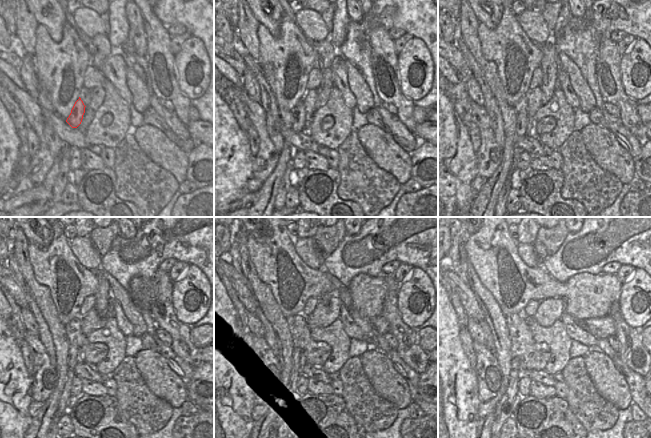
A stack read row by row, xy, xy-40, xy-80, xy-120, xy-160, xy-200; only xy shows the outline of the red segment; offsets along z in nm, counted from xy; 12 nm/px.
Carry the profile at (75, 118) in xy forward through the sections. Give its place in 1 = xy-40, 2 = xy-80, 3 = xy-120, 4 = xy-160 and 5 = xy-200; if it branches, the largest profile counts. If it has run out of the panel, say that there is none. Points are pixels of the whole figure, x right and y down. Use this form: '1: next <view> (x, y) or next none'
1: next xy-40 (299, 115)
2: next xy-80 (522, 118)
3: next xy-120 (73, 350)
4: next xy-160 (283, 409)
5: next xy-200 (504, 410)

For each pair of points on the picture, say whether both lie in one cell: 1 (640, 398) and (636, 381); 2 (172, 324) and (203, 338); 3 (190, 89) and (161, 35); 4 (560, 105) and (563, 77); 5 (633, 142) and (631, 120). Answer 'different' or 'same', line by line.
1: same
2: different
3: different
4: different
5: different

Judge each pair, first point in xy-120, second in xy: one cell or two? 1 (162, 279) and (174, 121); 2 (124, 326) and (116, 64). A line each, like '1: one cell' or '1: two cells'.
1: two cells
2: one cell

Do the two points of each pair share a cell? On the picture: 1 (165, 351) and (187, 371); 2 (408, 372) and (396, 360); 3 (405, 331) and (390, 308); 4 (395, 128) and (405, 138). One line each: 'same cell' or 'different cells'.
1: same cell
2: same cell
3: same cell
4: same cell

